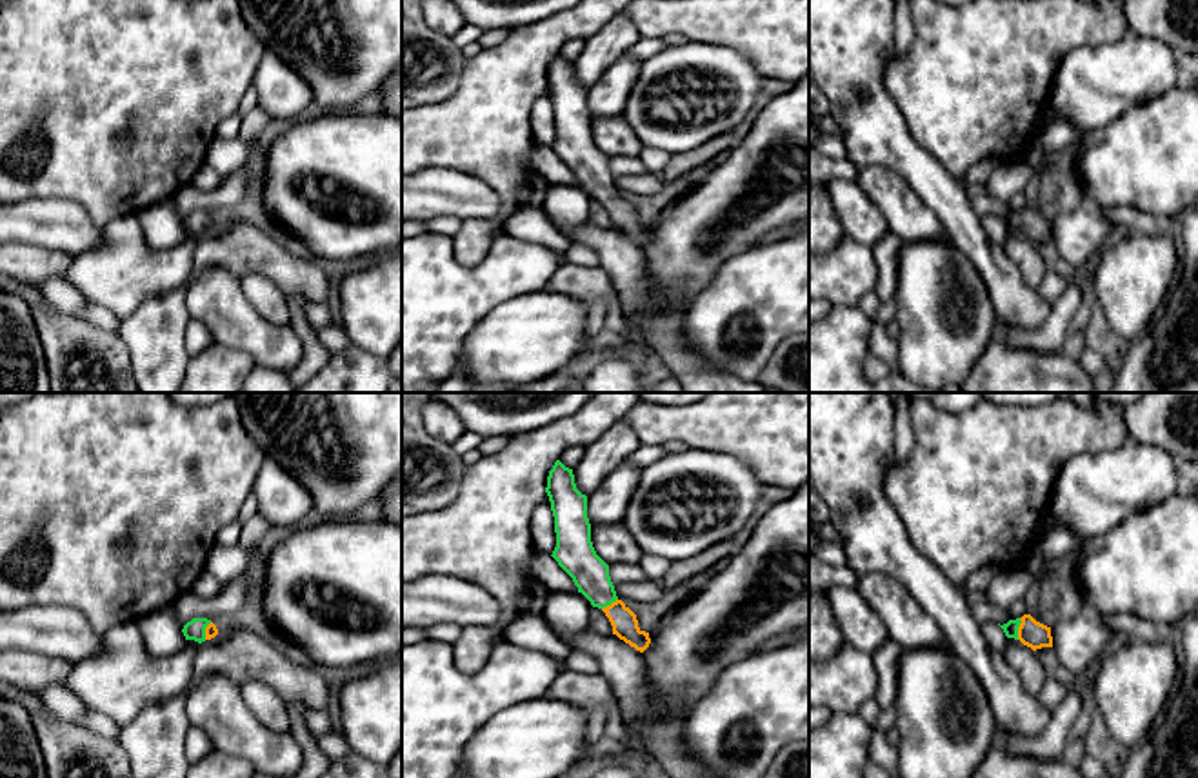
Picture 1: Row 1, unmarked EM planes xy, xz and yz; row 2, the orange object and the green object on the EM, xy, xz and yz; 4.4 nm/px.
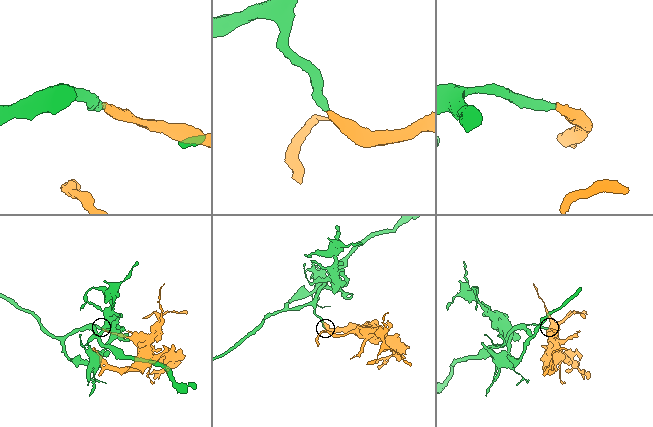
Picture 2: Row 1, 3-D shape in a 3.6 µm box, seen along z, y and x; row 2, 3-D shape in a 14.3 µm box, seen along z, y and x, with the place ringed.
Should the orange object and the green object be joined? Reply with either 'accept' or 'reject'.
accept

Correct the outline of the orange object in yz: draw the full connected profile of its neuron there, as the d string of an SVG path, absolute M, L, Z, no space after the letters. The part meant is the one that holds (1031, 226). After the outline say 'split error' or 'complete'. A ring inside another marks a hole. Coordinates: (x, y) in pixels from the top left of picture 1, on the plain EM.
M1023 207L1022 211L1009 213L1000 218L1007 231L1020 233L1023 238L1033 244L1042 240L1053 240L1051 220L1036 214L1031 207Z; split error

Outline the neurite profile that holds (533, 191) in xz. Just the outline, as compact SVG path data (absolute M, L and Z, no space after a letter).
M540 175L529 176L520 189L522 205L542 207L542 202L549 187L551 184L544 176Z

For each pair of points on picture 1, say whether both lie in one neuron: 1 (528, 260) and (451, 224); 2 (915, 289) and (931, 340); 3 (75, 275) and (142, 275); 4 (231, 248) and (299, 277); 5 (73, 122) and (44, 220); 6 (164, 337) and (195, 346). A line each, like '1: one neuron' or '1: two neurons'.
1: two neurons
2: one neuron
3: one neuron
4: one neuron
5: two neurons
6: two neurons

